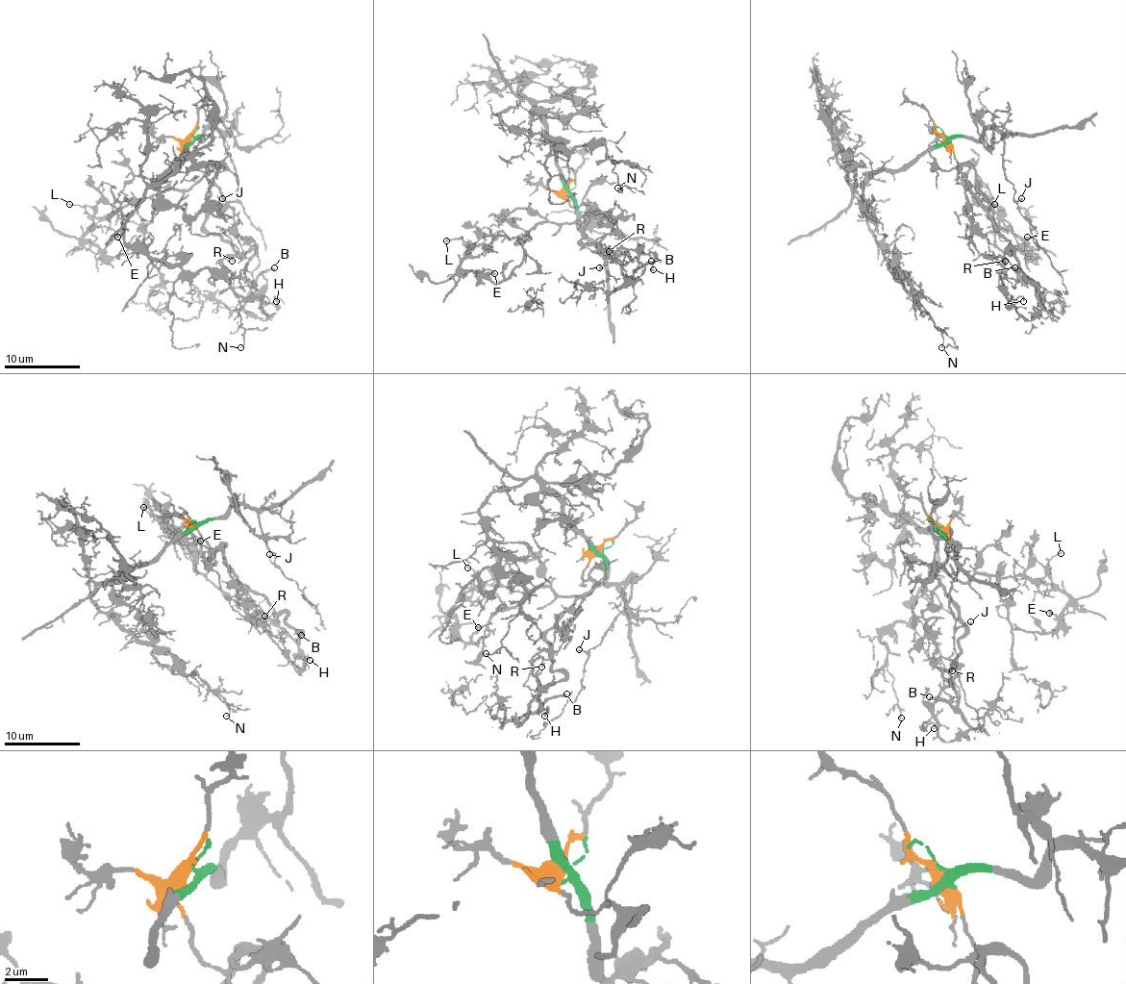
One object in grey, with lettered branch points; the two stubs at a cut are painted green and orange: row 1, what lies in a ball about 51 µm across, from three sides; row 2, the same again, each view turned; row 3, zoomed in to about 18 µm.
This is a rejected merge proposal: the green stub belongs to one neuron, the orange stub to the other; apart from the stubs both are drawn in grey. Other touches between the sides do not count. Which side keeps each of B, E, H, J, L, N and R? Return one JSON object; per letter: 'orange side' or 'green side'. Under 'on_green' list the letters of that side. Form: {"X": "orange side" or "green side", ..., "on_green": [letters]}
{"B": "orange side", "E": "orange side", "H": "orange side", "J": "green side", "L": "orange side", "N": "green side", "R": "orange side", "on_green": ["J", "N"]}

